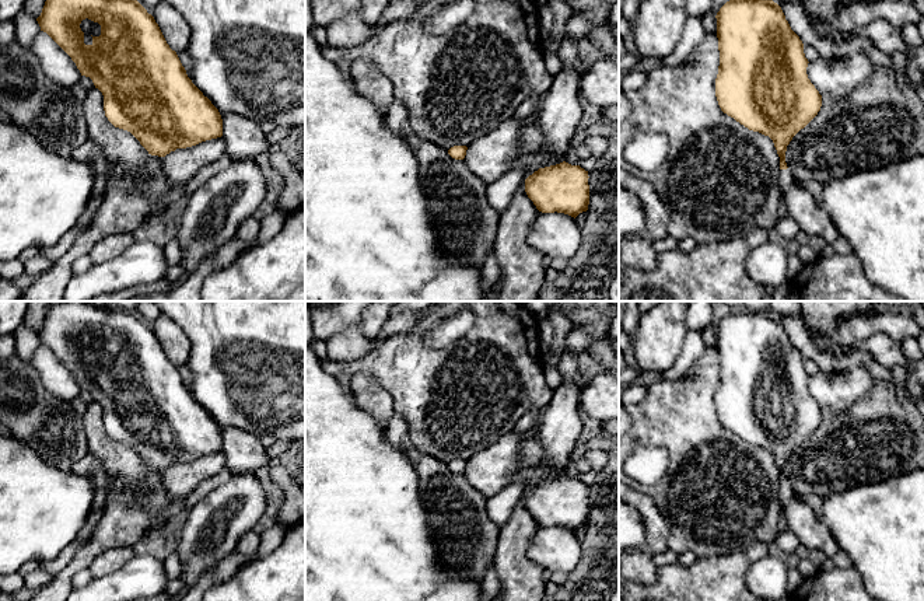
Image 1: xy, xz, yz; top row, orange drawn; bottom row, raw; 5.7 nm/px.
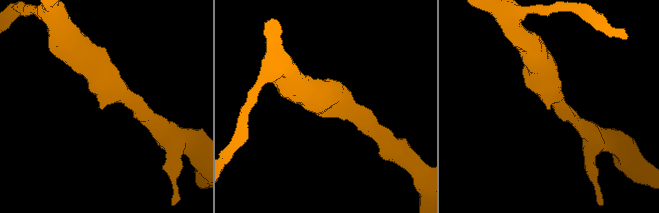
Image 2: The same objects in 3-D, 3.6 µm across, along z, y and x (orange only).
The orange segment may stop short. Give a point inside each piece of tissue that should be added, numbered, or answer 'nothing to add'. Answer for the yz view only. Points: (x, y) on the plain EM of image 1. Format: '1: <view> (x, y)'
1: yz (786, 492)

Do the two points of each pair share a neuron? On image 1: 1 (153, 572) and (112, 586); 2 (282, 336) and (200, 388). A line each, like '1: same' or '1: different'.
1: same
2: same

